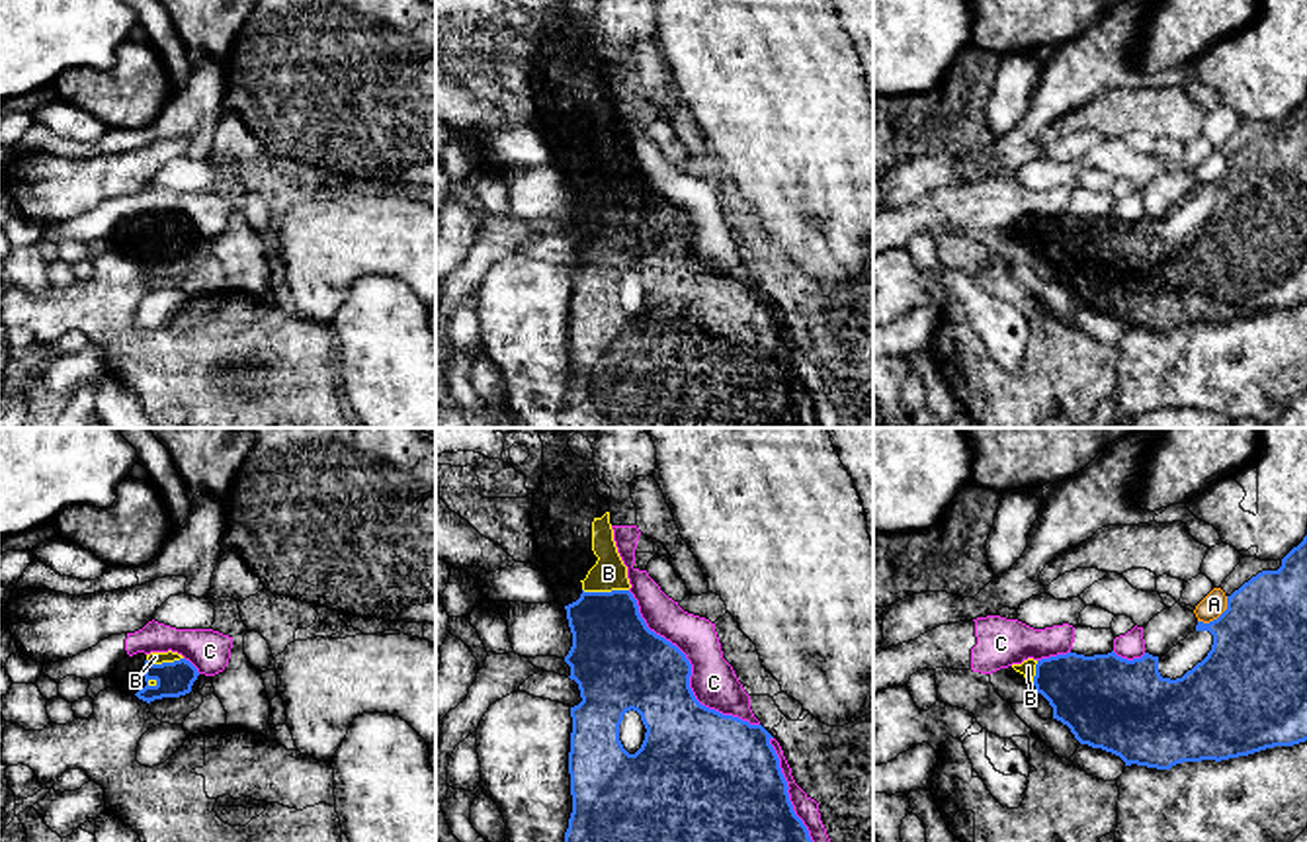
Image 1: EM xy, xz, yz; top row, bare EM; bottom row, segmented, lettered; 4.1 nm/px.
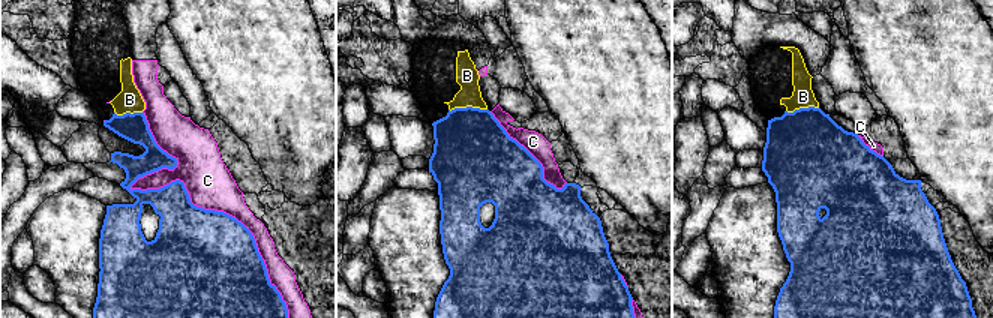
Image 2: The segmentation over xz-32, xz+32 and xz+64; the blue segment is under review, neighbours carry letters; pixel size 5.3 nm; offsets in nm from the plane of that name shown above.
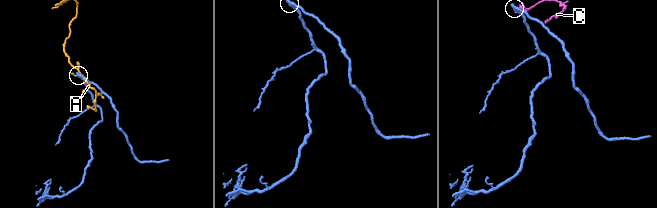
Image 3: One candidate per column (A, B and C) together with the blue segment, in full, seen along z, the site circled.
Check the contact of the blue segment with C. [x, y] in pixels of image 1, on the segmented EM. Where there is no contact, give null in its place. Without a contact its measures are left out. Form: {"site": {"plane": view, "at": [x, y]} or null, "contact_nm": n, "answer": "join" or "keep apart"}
{"site": {"plane": "xz", "at": [690, 673]}, "contact_nm": 800, "answer": "keep apart"}

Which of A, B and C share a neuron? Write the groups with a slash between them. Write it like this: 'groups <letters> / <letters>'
groups A / B / C

